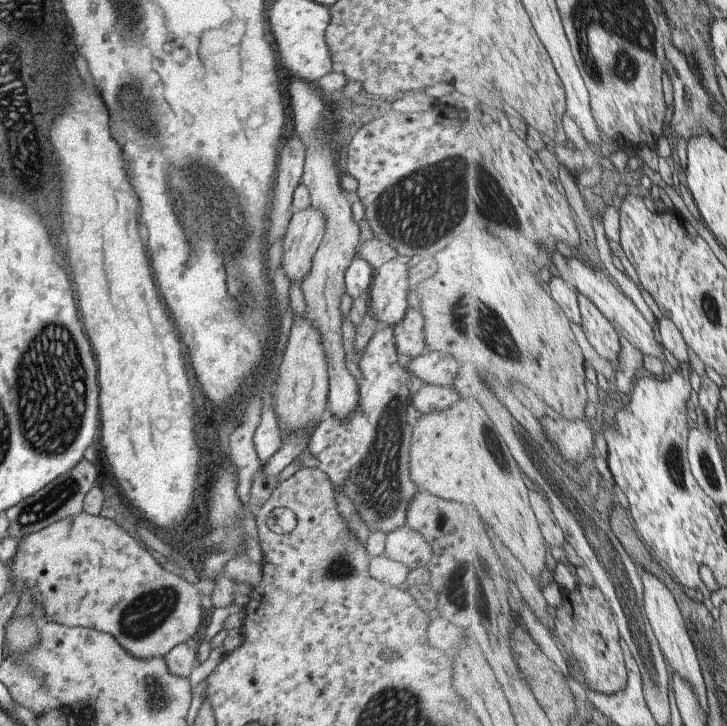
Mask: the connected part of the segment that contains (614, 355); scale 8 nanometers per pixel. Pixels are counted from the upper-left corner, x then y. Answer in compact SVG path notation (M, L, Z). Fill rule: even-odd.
M580 293L580 306L584 316L583 328L589 342L602 357L616 367L619 362L618 356L622 352L620 333L600 307L582 293Z

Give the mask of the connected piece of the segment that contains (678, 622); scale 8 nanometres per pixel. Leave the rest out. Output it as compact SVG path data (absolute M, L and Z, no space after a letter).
M643 569L643 575L641 576L644 584L644 600L645 610L648 613L654 632L660 640L660 644L663 648L664 656L668 660L669 664L673 667L674 672L678 672L686 682L690 682L702 702L702 708L708 709L709 692L707 679L704 676L703 663L698 658L698 650L694 646L694 640L688 632L688 624L686 624L686 618L678 606L678 600L676 596L672 594L672 590L654 574Z

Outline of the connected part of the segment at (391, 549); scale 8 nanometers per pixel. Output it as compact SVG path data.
M406 523L387 536L384 554L411 571L428 566L432 560L432 546Z

